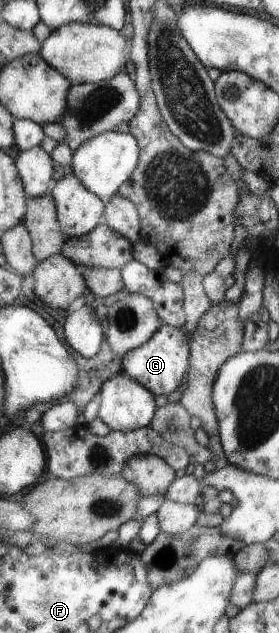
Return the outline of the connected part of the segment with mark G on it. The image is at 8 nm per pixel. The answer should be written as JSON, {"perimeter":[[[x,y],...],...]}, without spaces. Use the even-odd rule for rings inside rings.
{"perimeter":[[[163,324],[145,345],[124,355],[123,370],[154,393],[154,396],[170,395],[179,390],[184,384],[184,379],[187,379],[191,363],[190,343],[189,335],[182,328]]]}

